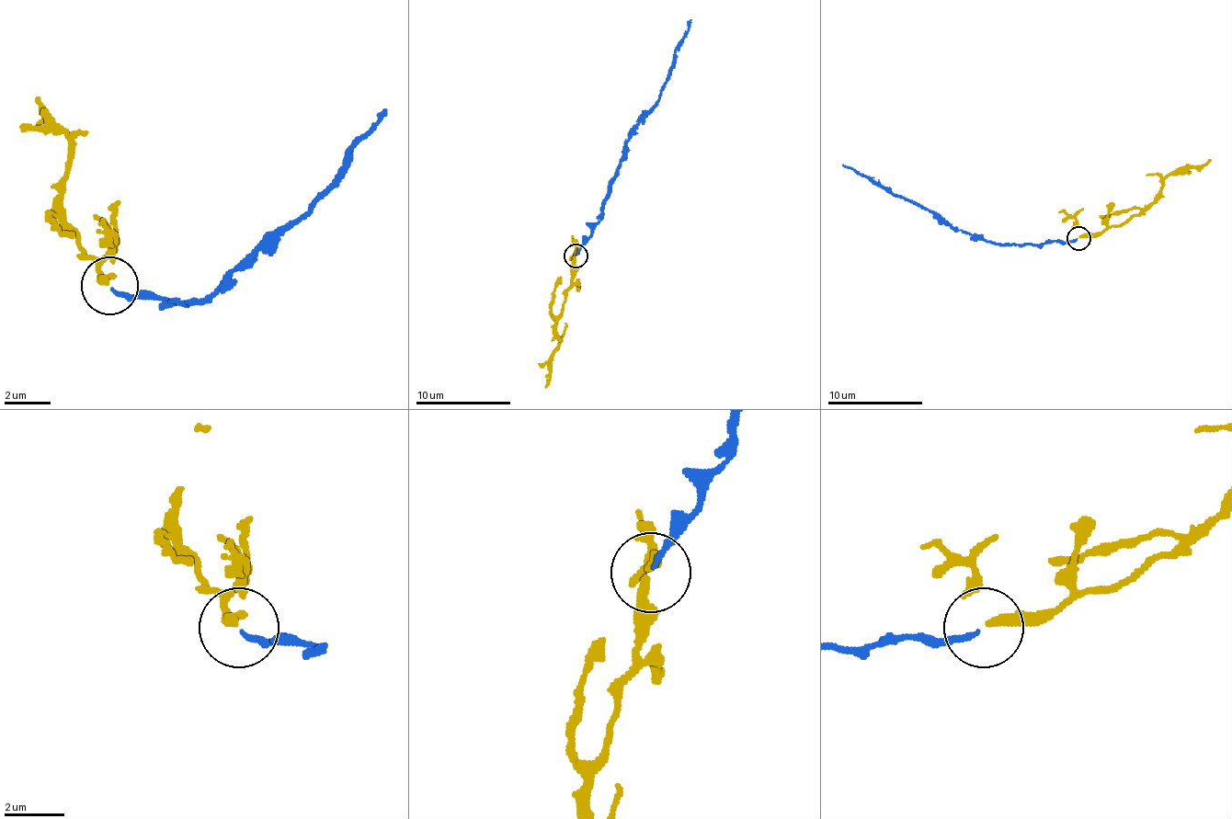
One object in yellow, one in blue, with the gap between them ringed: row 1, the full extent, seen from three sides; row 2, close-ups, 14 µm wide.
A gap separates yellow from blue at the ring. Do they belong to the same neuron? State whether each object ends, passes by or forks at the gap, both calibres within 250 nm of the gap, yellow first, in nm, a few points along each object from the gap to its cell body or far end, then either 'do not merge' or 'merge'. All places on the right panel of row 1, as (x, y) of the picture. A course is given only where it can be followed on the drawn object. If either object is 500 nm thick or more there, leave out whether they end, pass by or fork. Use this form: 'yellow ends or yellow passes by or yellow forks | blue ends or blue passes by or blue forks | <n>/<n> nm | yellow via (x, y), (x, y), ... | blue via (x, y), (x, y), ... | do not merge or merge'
yellow passes by | blue ends | 240/170 nm | yellow via (1078, 238), (1095, 238), (1112, 226), (1126, 223), (1146, 209), (1171, 173), (1200, 168), (1210, 159) | blue via (1076, 238), (1059, 243), (1047, 240), (1043, 244), (995, 244), (954, 231), (921, 204), (897, 197), (842, 164) | merge

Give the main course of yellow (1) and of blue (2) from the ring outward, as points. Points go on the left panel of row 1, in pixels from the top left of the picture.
1: (104, 286), (81, 251), (63, 217), (69, 142), (46, 119), (35, 96)
2: (109, 286), (138, 297), (150, 291), (161, 302), (201, 302), (235, 268), (327, 187), (385, 108)

